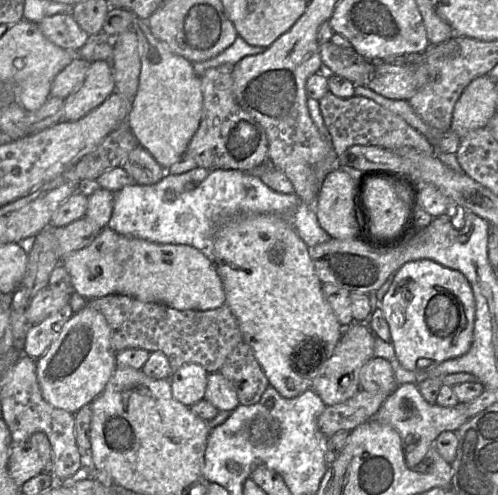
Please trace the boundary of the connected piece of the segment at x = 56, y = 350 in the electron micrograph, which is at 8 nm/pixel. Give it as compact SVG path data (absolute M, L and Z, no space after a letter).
M85 306L74 313L46 352L36 360L36 375L44 400L73 414L94 401L117 368L116 351L110 337L110 327L99 311Z

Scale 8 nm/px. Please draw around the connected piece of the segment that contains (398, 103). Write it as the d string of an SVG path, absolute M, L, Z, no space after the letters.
M361 85L355 86L355 95L371 99L394 114L402 117L409 125L425 135L429 141L437 138L437 135L445 132L431 127L425 123L412 109L408 100L390 99Z

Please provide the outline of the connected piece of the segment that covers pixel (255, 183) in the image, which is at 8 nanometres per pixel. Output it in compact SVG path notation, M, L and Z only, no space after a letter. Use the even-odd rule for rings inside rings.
M199 166L177 175L167 173L156 184L124 186L114 194L113 211L107 227L125 236L158 244L186 244L208 252L214 230L220 222L250 213L287 217L309 248L331 239L319 225L314 205L307 205L295 193L276 192L248 171L211 171ZM193 183L200 184L195 186Z

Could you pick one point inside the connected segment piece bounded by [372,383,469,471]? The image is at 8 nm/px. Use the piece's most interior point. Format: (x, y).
(419, 423)

